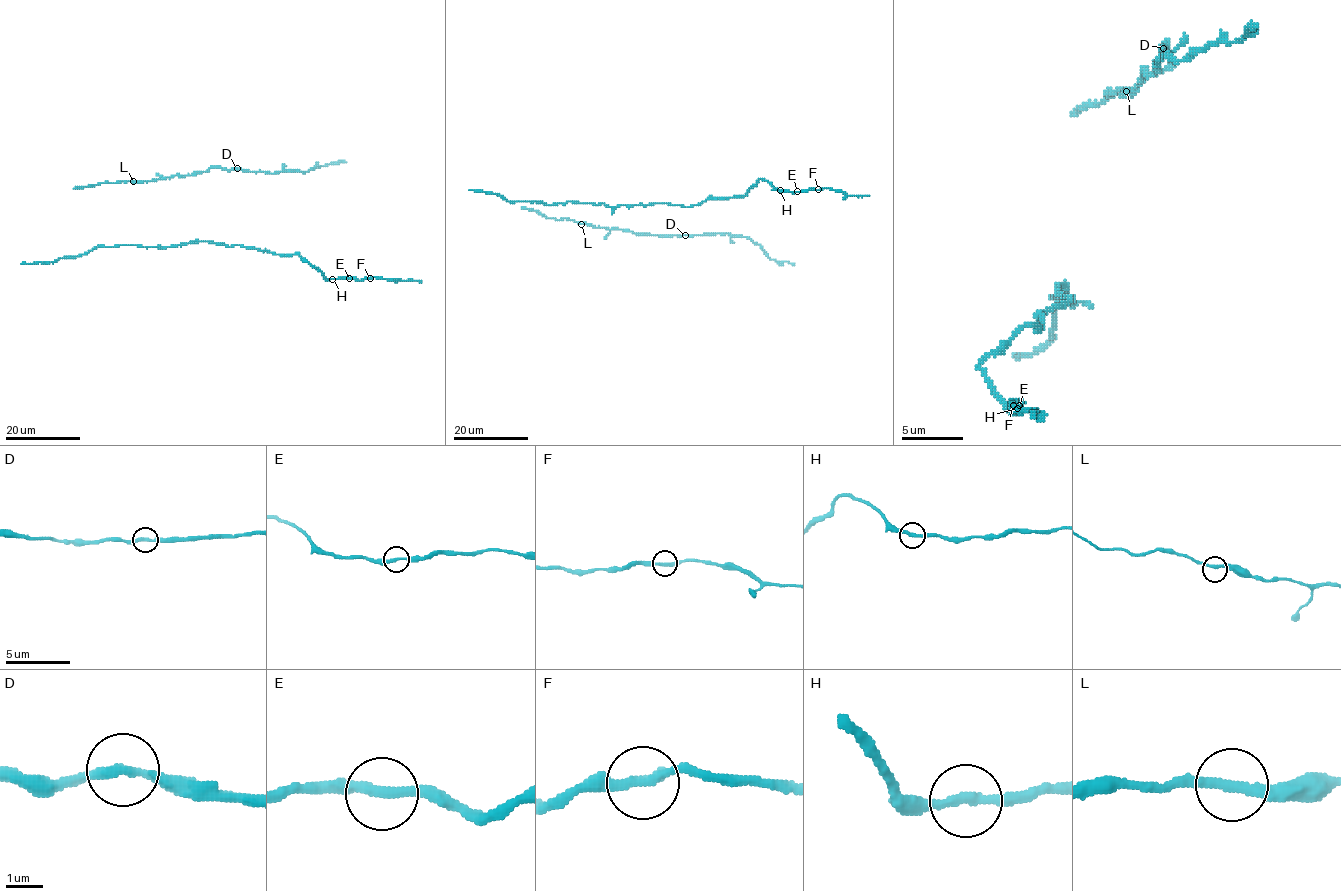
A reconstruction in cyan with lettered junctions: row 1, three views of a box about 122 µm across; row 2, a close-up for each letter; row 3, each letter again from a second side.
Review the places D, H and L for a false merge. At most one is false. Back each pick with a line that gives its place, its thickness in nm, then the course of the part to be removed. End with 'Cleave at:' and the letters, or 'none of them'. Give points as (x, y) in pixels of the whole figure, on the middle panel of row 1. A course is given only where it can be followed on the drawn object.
Cleave at: none of them

